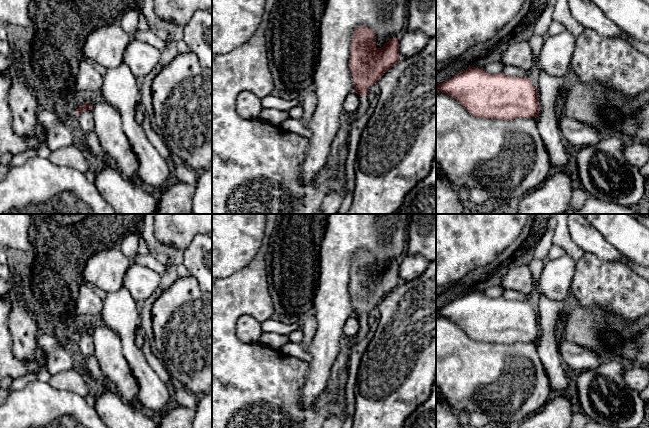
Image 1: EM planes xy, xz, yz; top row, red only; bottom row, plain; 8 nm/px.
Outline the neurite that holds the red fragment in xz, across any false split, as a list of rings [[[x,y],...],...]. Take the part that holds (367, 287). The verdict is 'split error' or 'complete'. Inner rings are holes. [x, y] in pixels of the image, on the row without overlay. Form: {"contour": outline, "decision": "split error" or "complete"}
{"contour": [[[367,250],[356,252],[353,257],[349,293],[359,319],[359,331],[351,345],[363,341],[368,334],[368,312],[401,283],[398,262],[389,263],[381,272],[376,271],[374,262],[374,256]]], "decision": "split error"}

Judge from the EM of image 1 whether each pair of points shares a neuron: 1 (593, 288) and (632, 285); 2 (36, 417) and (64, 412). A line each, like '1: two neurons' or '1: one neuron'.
1: one neuron
2: one neuron

